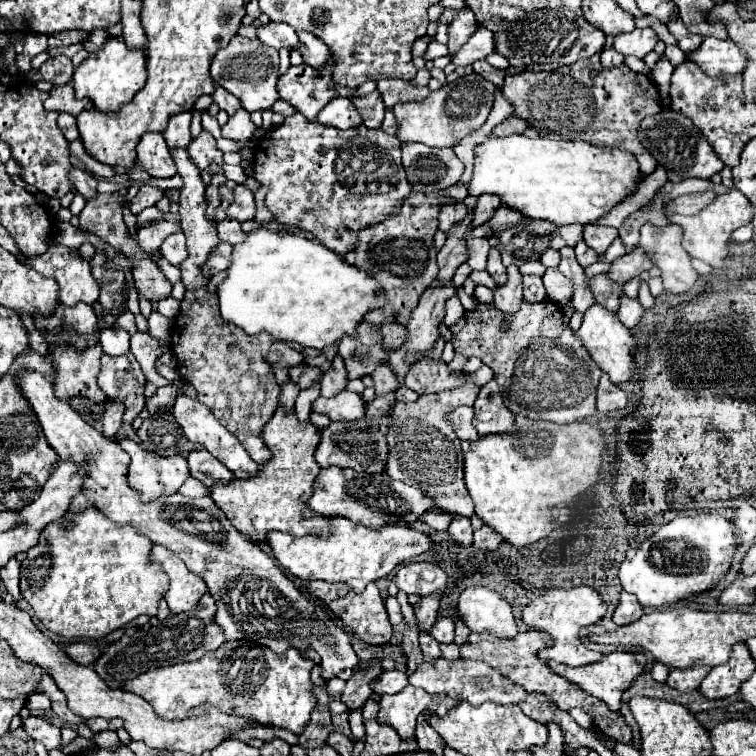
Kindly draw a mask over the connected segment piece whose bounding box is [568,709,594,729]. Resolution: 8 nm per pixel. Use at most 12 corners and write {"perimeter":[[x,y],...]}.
{"perimeter":[[570,709],[578,725],[584,725],[586,729],[594,725],[592,715],[588,715],[582,709]]}

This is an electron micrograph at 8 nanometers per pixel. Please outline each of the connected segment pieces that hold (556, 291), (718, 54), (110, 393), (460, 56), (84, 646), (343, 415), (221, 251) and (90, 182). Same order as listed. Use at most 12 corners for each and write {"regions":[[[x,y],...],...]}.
{"regions":[[[547,268],[543,285],[548,299],[564,305],[572,297],[574,283],[558,271]],[[706,37],[686,55],[706,75],[740,73],[746,55],[730,39]],[[102,353],[98,387],[124,403],[126,423],[144,409],[146,377],[134,355]],[[478,27],[452,53],[454,65],[472,65],[494,51],[492,31]],[[72,643],[68,657],[92,665],[102,651],[90,643]],[[344,389],[330,399],[318,397],[312,411],[332,421],[364,417],[364,401]],[[220,241],[200,267],[204,275],[216,275],[230,263],[232,245]],[[72,167],[70,181],[86,199],[96,197],[90,173]]]}

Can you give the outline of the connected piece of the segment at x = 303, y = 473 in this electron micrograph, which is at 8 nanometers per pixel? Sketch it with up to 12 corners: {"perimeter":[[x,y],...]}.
{"perimeter":[[286,381],[262,429],[272,453],[210,497],[252,541],[268,531],[326,535],[306,507],[320,429],[294,415]]}

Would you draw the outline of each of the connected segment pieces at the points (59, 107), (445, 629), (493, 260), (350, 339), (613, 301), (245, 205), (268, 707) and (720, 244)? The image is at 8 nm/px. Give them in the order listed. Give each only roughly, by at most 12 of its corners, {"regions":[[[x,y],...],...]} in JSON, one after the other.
{"regions":[[[70,83],[54,85],[44,101],[48,111],[80,115],[90,103],[78,101]],[[440,617],[430,635],[438,643],[454,641],[454,623]],[[490,249],[486,271],[498,285],[506,283],[506,267],[498,249]],[[362,321],[338,353],[348,379],[370,375],[388,351],[378,327]],[[606,275],[588,283],[594,301],[608,311],[618,311],[620,287]],[[238,185],[226,215],[240,223],[254,219],[254,195]],[[256,641],[150,669],[124,689],[166,719],[212,703],[300,735],[312,661]],[[730,189],[698,215],[668,211],[684,229],[682,247],[712,267],[724,267],[734,229],[754,211]]]}

